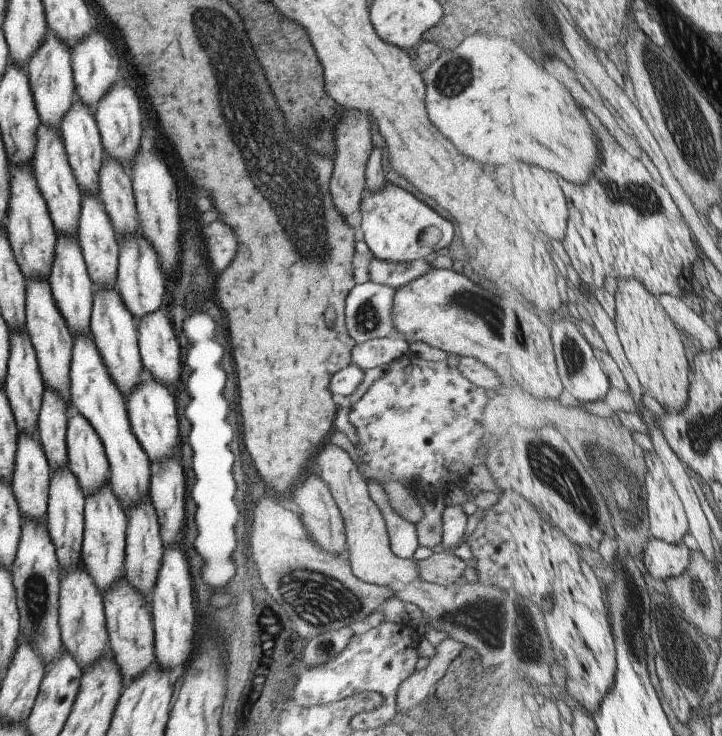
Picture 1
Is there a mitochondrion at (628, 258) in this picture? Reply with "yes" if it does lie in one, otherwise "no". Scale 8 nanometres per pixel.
no

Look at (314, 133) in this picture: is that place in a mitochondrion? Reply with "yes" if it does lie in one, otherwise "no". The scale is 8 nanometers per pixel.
yes

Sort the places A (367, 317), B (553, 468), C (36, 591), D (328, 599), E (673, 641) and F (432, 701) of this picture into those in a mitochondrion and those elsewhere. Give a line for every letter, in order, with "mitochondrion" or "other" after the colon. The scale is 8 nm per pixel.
A: mitochondrion
B: mitochondrion
C: mitochondrion
D: mitochondrion
E: mitochondrion
F: other

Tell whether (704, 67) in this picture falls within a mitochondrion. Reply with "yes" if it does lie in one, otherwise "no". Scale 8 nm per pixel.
yes

